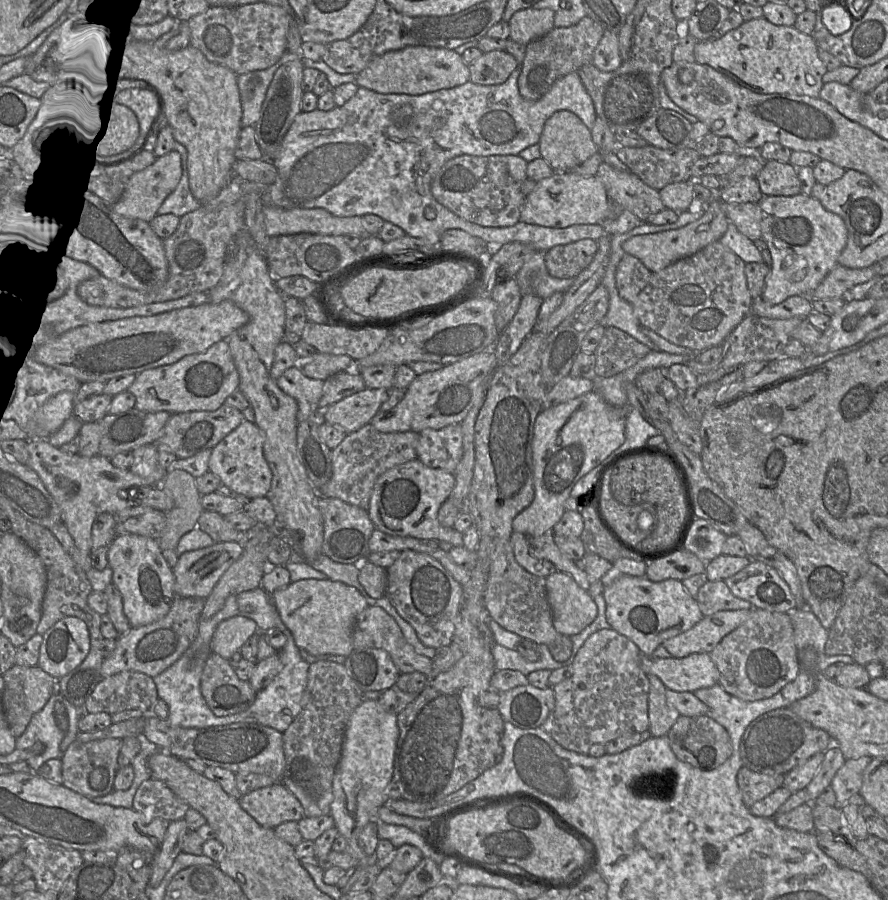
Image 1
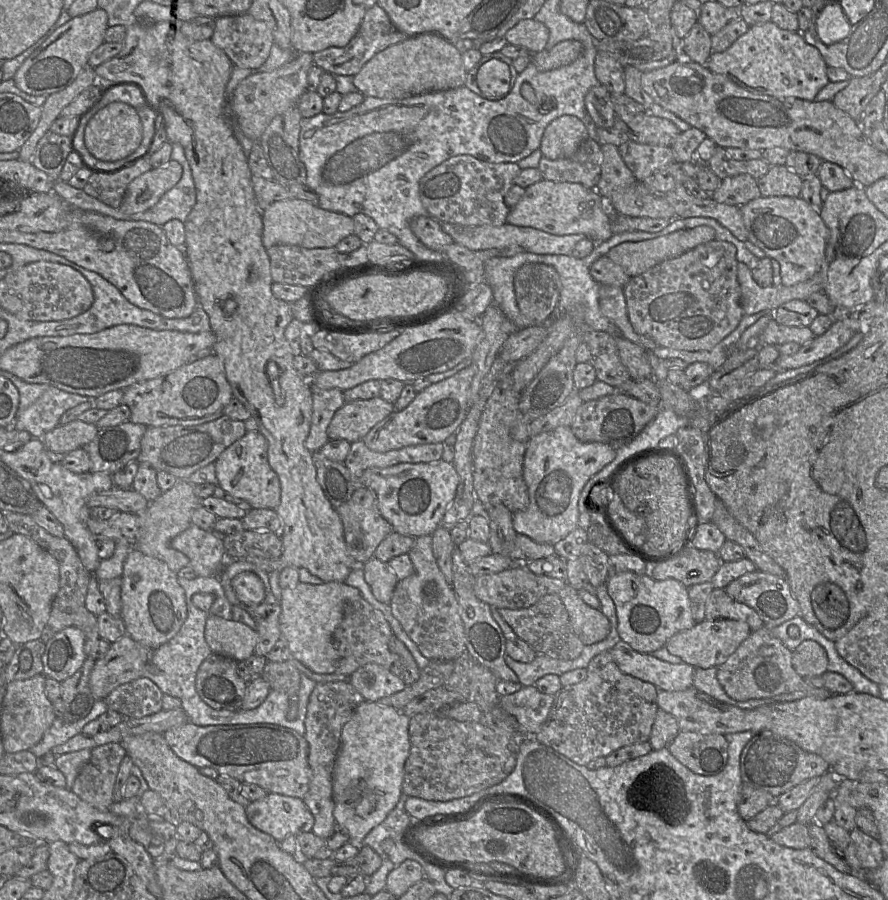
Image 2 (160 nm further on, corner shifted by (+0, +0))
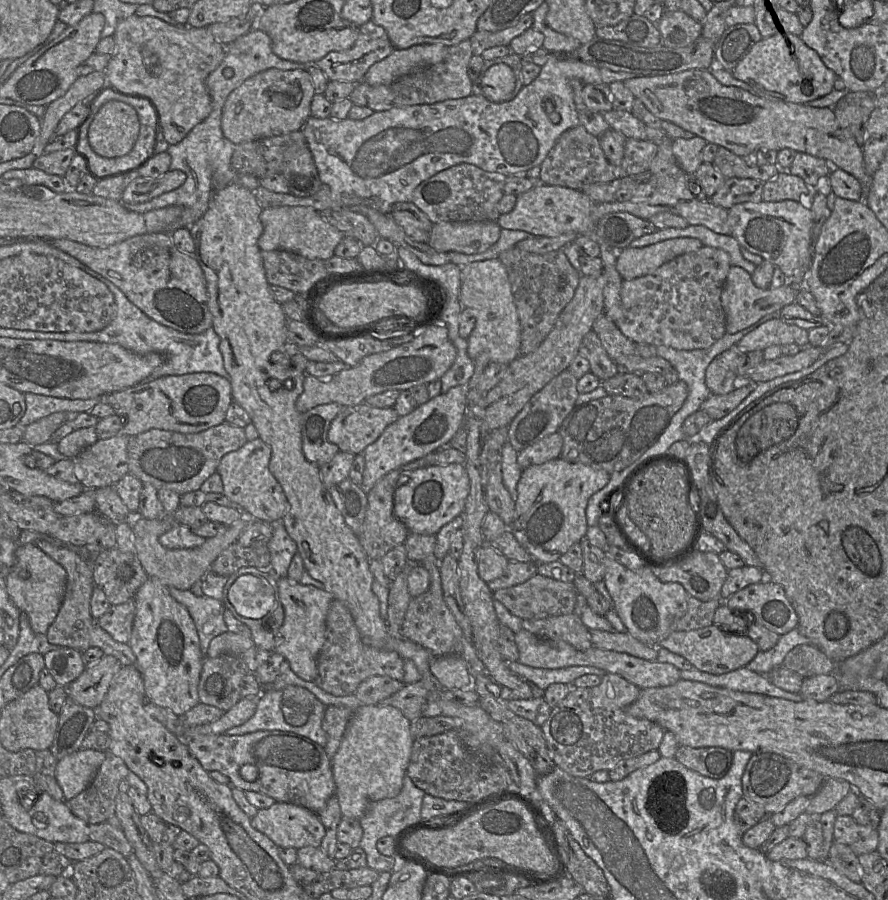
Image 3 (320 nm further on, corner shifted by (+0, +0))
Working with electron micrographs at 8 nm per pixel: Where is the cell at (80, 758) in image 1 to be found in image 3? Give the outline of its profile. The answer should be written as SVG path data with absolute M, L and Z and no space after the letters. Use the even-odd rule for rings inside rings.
M109 750L89 786L66 801L71 812L88 825L107 821L115 815L120 782L129 769L125 762Z

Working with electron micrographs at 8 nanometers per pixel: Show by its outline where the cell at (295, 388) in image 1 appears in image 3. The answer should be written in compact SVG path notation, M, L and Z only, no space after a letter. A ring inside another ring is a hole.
M337 403L318 405L301 414L302 451L305 458L318 467L331 461L339 448L328 441L332 420L342 410Z

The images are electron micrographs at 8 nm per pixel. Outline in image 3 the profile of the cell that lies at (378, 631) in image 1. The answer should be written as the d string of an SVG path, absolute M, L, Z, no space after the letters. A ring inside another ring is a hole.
M334 599L326 617L326 638L317 657L318 675L314 683L334 696L347 696L355 693L362 681L371 676L387 675L403 680L404 659L395 651L377 649L364 644L354 619L346 605Z

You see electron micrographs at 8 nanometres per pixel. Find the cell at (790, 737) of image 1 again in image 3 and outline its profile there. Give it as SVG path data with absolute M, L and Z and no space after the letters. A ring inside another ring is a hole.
M757 752L750 757L742 776L743 797L761 805L766 815L782 810L800 796L813 796L825 781L824 776L773 752Z

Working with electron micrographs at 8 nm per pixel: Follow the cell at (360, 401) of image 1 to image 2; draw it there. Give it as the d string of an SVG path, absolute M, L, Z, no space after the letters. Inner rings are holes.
M380 396L346 402L335 412L327 428L327 436L330 440L344 439L350 443L362 440L377 423L394 411L394 403Z

